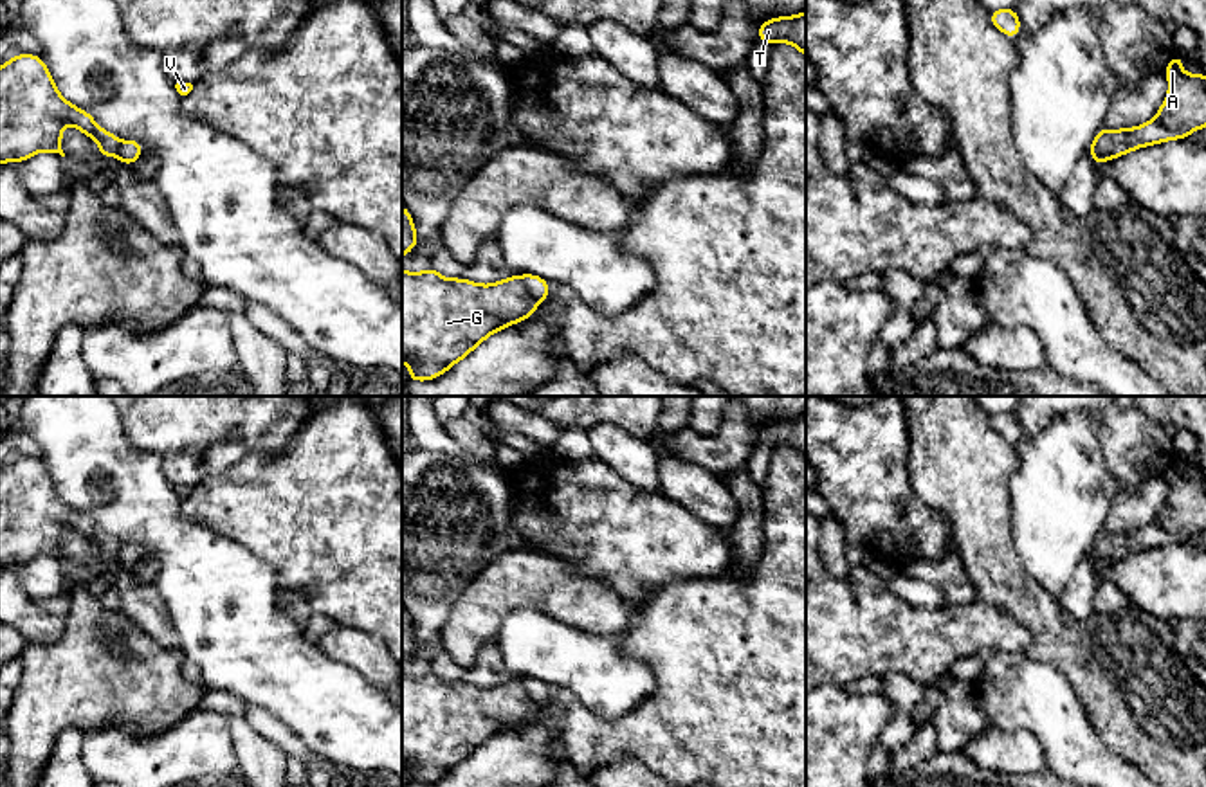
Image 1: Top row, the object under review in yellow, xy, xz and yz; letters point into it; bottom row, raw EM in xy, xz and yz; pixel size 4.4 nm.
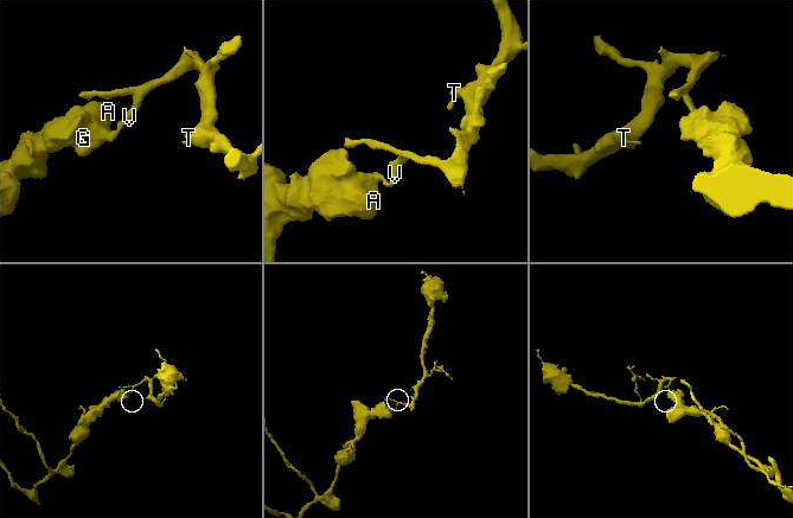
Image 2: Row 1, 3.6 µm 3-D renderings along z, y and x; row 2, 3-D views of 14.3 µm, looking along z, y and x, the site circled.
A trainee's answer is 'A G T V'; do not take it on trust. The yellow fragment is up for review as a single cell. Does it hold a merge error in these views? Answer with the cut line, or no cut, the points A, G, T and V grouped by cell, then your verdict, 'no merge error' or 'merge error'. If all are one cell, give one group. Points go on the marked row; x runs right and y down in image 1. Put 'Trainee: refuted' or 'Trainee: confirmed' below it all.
xz (521, 276), (527, 290), (538, 301) | A G / T V | merge error
Trainee: refuted

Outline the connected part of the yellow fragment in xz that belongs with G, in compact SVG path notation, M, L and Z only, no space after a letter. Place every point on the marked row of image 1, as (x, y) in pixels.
M431 267L420 274L402 268L402 362L409 364L409 382L443 375L494 331L532 317L535 306L537 301L526 290L523 276L485 286L463 277L443 279Z

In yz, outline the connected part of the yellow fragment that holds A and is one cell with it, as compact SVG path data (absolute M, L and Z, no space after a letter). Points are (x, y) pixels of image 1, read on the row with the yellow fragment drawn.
M1175 54L1163 70L1170 81L1170 88L1166 101L1150 122L1128 130L1101 128L1091 148L1109 160L1143 146L1188 139L1193 130L1204 128L1206 74L1186 76L1181 70L1183 58L1183 54Z

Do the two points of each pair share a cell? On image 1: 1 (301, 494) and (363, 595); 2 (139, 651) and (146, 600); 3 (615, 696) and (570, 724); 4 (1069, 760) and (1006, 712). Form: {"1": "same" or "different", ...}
{"1": "same", "2": "different", "3": "different", "4": "same"}

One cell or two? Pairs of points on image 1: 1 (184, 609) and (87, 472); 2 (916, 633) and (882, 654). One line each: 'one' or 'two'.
1: one
2: one

